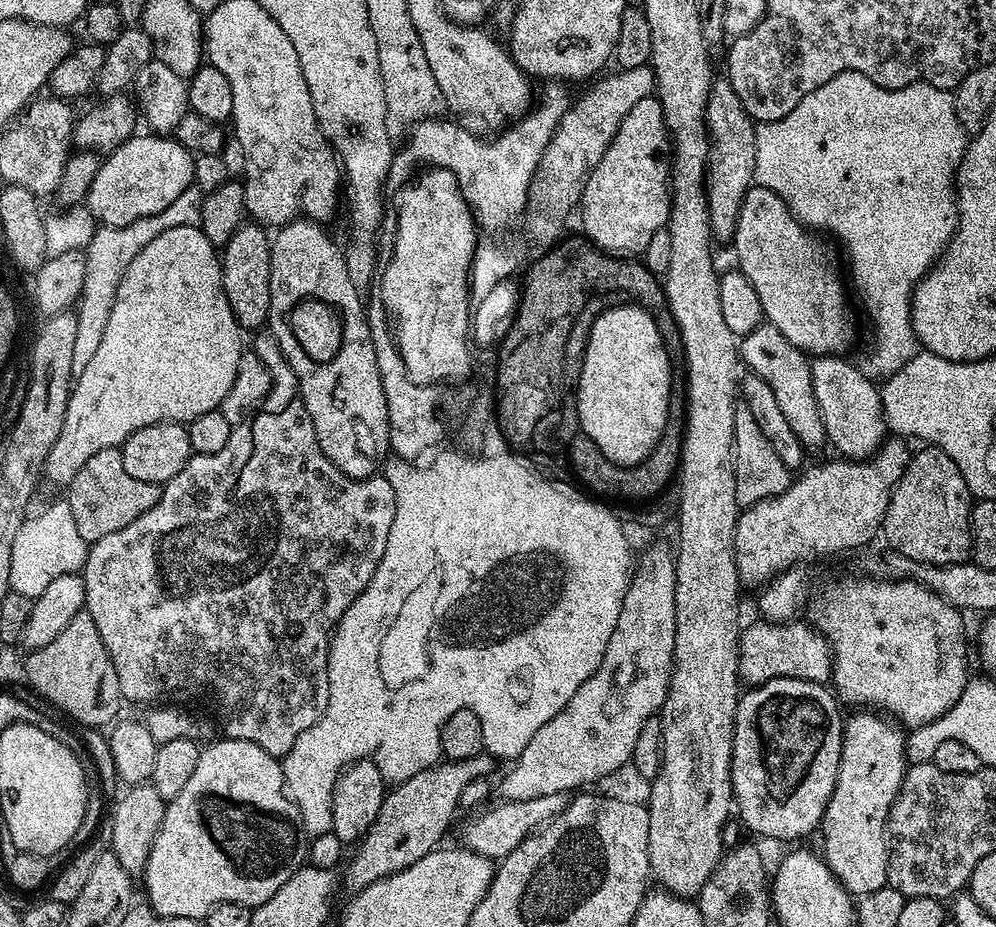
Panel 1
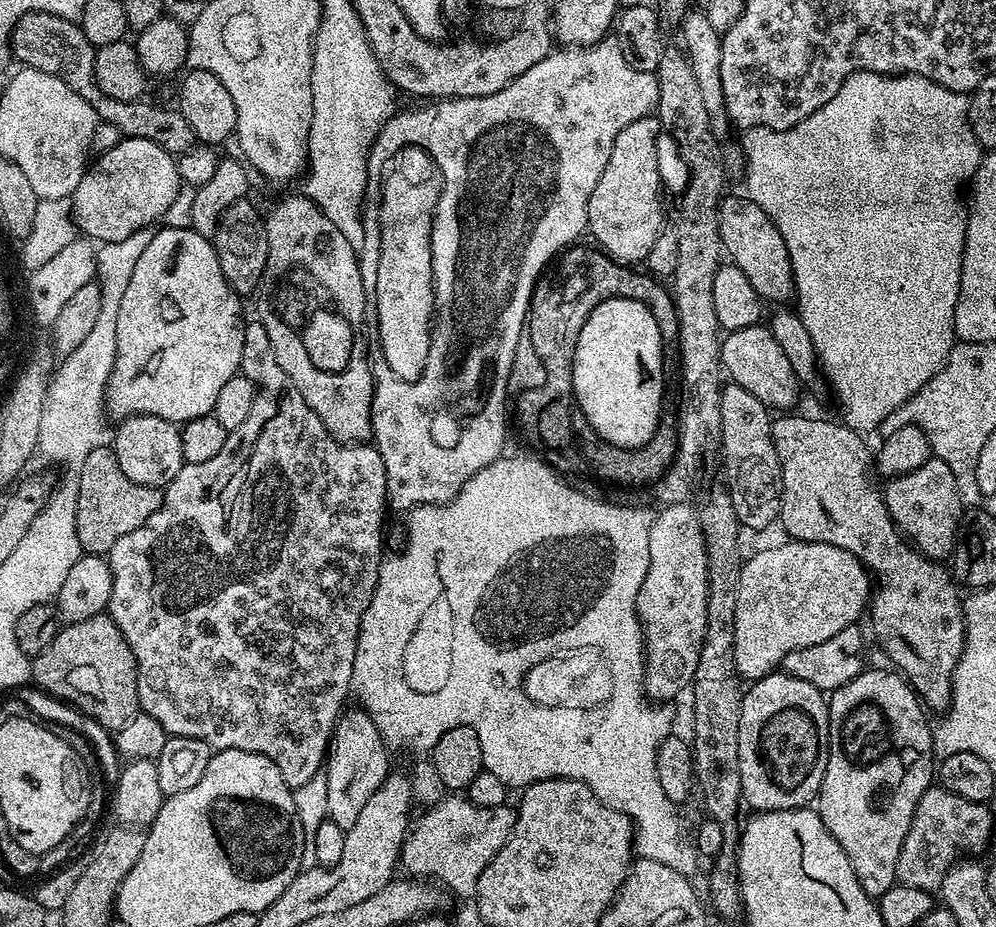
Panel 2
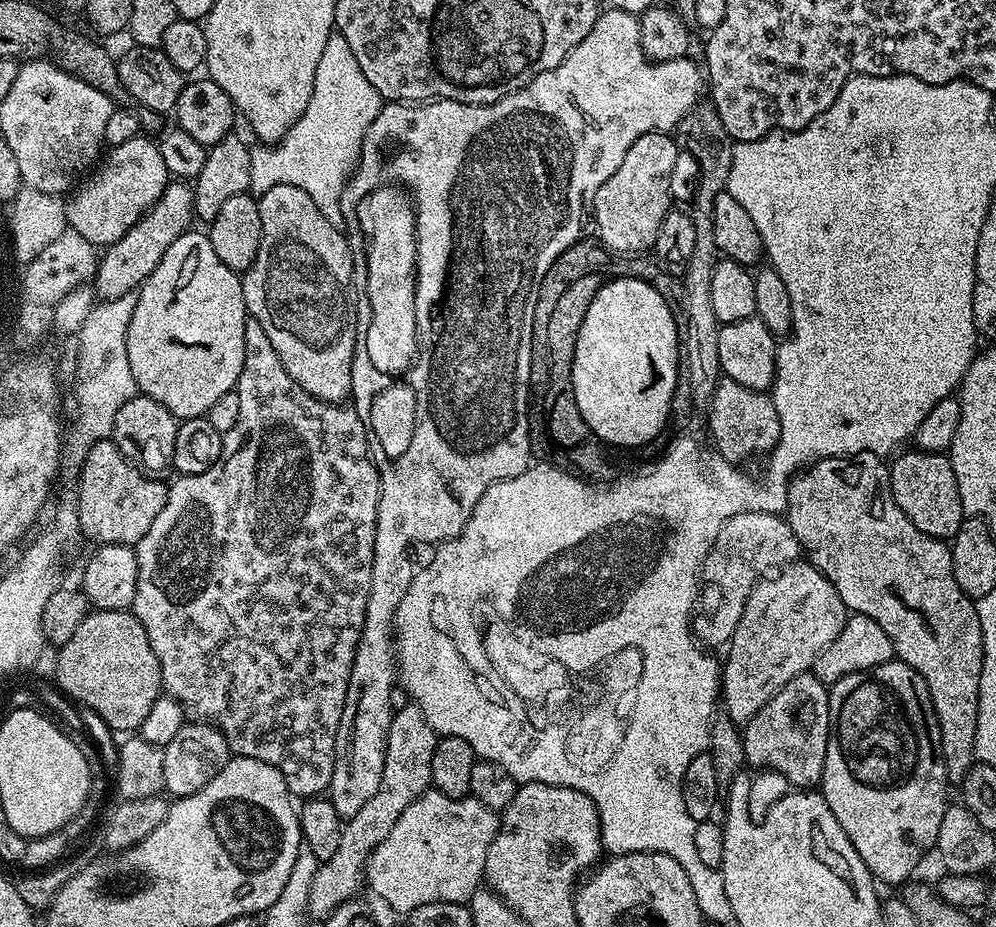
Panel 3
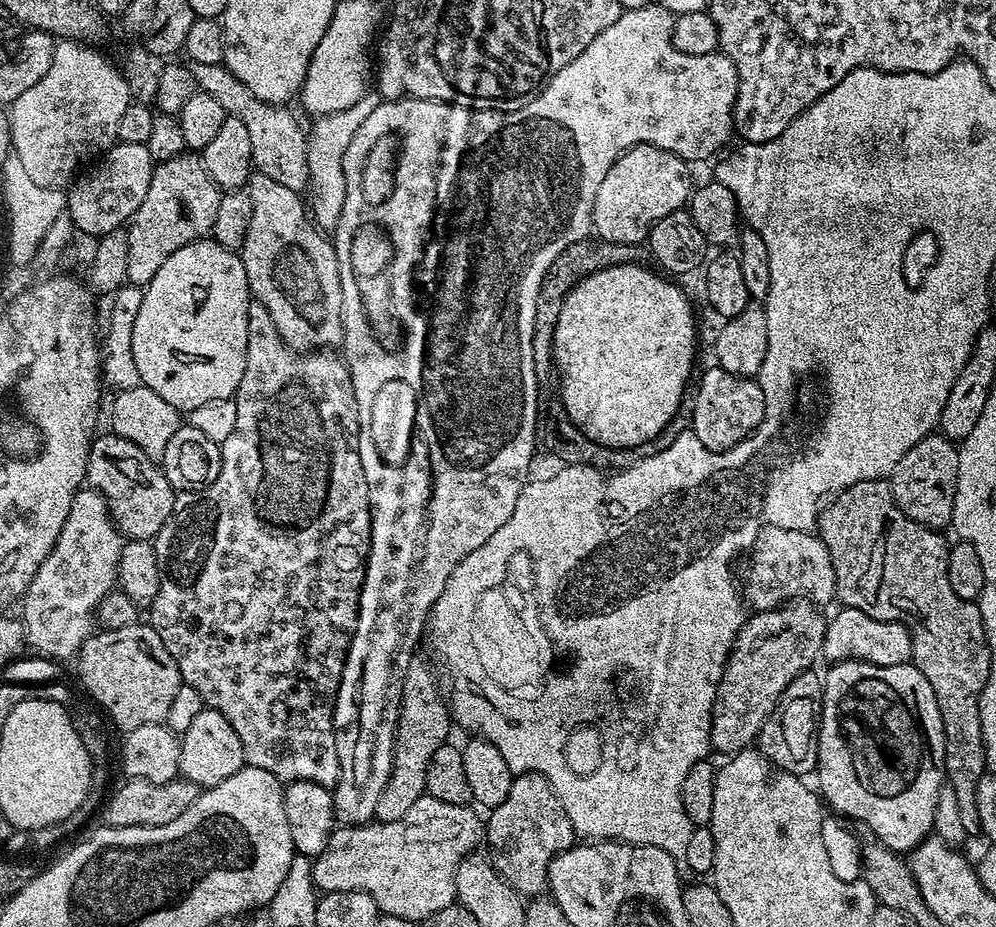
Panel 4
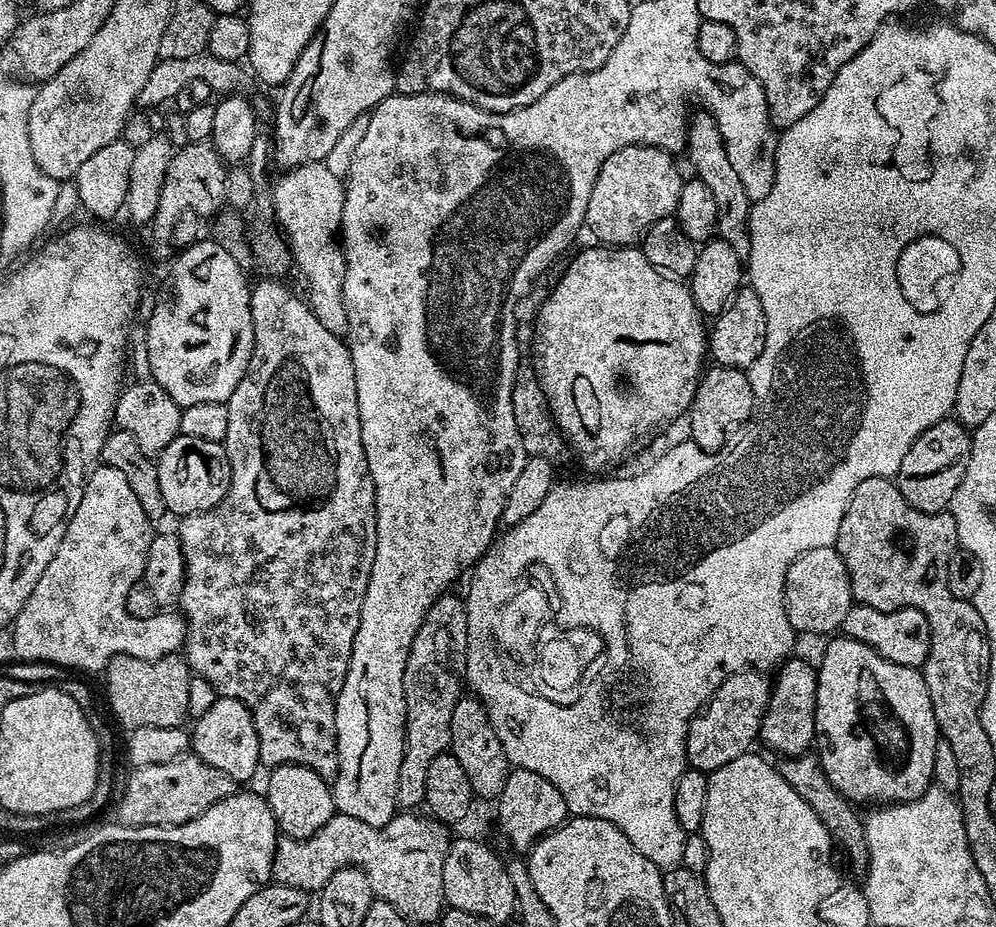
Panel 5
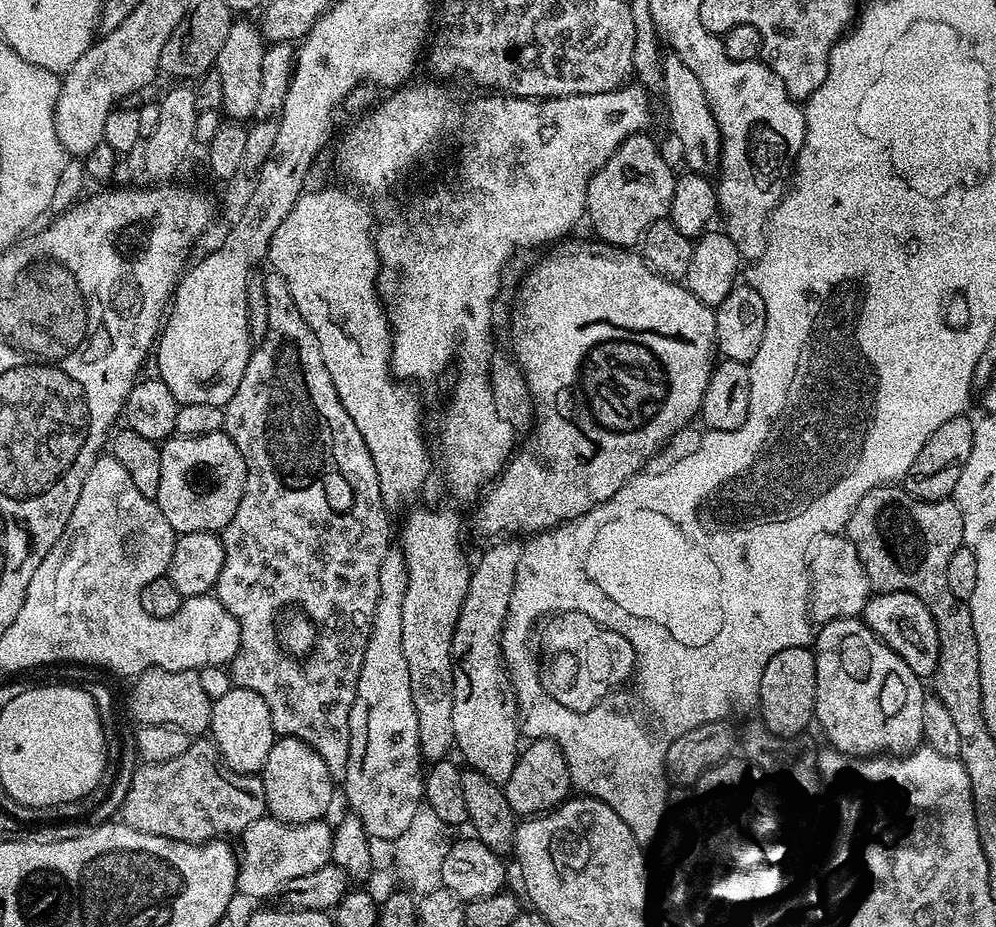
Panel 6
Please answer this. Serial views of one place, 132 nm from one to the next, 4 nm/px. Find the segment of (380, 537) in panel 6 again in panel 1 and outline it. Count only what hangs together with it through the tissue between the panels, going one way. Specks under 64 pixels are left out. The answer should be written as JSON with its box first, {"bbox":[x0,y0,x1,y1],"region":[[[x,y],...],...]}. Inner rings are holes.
{"bbox":[82,358,396,758],"region":[[[283,358],[275,359],[267,361],[268,369],[272,375],[272,388],[265,400],[260,403],[260,409],[246,422],[233,427],[230,442],[226,442],[226,446],[222,446],[222,450],[218,450],[218,454],[192,455],[186,462],[186,466],[182,466],[182,470],[178,470],[178,474],[174,474],[174,478],[163,485],[160,500],[153,508],[146,510],[146,514],[142,514],[142,518],[134,518],[134,522],[130,522],[130,526],[122,526],[122,530],[114,530],[114,534],[106,534],[106,538],[95,541],[89,547],[82,575],[86,586],[85,609],[90,614],[90,618],[94,618],[94,626],[98,626],[98,634],[102,634],[102,642],[106,646],[106,650],[114,662],[114,670],[118,674],[120,695],[125,701],[133,700],[136,704],[156,706],[163,701],[160,700],[163,696],[209,696],[218,707],[224,708],[223,735],[227,739],[254,742],[258,746],[262,746],[262,750],[266,750],[271,756],[282,758],[294,746],[296,737],[301,736],[310,726],[314,726],[314,722],[318,722],[318,718],[322,718],[322,714],[326,710],[326,702],[330,694],[328,643],[332,641],[332,630],[342,618],[342,614],[346,614],[350,602],[354,602],[354,598],[358,598],[358,594],[362,594],[362,590],[366,590],[370,578],[374,578],[374,570],[378,570],[378,562],[382,562],[382,554],[386,550],[386,538],[390,538],[390,525],[394,523],[396,491],[394,486],[390,486],[390,482],[382,474],[367,476],[365,480],[356,480],[352,476],[342,474],[342,470],[338,470],[338,466],[334,466],[334,462],[330,462],[330,458],[326,458],[326,454],[322,454],[322,446],[318,446],[314,434],[314,422],[310,422],[310,414],[302,402],[300,379],[292,373],[292,368],[287,360]]]}

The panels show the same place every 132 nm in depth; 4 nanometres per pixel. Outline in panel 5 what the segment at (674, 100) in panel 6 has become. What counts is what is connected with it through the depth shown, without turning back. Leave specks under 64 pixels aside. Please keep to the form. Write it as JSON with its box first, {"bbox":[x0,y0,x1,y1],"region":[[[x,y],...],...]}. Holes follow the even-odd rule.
{"bbox":[686,110,753,258],"region":[[[696,110],[689,115],[687,121],[686,157],[692,163],[695,179],[706,182],[710,186],[710,195],[714,197],[714,206],[718,209],[718,226],[716,236],[734,249],[734,254],[747,258],[750,254],[750,230],[748,219],[752,213],[753,201],[746,194],[746,186],[742,186],[742,178],[734,170],[730,162],[730,154],[726,154],[726,146],[722,142],[722,134],[718,124],[709,112]]]}

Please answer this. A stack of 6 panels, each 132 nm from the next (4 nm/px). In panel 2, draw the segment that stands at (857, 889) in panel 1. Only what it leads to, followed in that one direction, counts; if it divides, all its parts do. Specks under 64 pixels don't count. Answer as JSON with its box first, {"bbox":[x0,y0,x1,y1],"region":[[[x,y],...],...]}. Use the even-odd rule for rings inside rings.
{"bbox":[818,668,934,898],"region":[[[871,668],[859,672],[853,680],[846,682],[846,686],[836,689],[827,697],[828,721],[830,722],[828,761],[826,762],[826,774],[822,778],[820,787],[818,811],[826,830],[830,830],[830,834],[838,842],[838,846],[842,846],[842,850],[846,850],[846,858],[850,858],[850,866],[854,866],[854,874],[858,878],[862,890],[866,890],[868,896],[878,898],[882,894],[886,894],[886,890],[890,890],[893,884],[897,883],[898,854],[902,850],[902,844],[906,842],[906,834],[910,830],[910,822],[914,818],[914,812],[922,794],[926,794],[926,790],[933,787],[934,784],[934,753],[932,751],[933,725],[928,724],[927,718],[924,717],[926,709],[920,697],[916,695],[916,689],[899,671],[887,672],[884,668]]]}

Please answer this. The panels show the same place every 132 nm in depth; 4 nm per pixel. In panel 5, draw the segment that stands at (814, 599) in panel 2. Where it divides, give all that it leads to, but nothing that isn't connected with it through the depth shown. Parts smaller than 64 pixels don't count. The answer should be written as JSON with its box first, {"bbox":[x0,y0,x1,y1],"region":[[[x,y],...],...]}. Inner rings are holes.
{"bbox":[686,670,772,774],"region":[[[745,670],[721,682],[718,690],[690,722],[686,734],[687,767],[711,774],[726,766],[726,762],[734,762],[734,758],[753,747],[752,743],[757,743],[762,718],[772,696],[769,677],[767,680],[764,676],[767,675],[760,670]]]}

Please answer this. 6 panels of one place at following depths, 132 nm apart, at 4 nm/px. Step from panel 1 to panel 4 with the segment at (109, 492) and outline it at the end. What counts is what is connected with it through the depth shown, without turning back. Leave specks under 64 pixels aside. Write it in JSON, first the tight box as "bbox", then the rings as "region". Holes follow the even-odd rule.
{"bbox":[86,430,177,541],"region":[[[108,430],[106,434],[97,435],[92,441],[92,448],[88,451],[88,465],[86,466],[87,487],[99,492],[106,502],[108,512],[112,516],[112,523],[119,530],[121,537],[128,540],[147,540],[151,541],[166,526],[170,514],[174,510],[174,502],[177,493],[170,486],[166,478],[163,467],[157,461],[152,460],[134,442],[116,435],[115,432]]]}

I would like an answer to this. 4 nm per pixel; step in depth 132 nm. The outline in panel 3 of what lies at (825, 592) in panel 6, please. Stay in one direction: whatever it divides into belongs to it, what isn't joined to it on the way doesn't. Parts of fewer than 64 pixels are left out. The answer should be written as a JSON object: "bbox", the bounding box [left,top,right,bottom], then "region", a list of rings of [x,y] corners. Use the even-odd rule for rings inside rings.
{"bbox":[690,512,801,649],"region":[[[743,512],[727,520],[718,530],[712,548],[704,556],[698,611],[692,617],[690,629],[692,635],[705,649],[723,649],[738,626],[749,593],[761,577],[799,561],[801,556],[798,538],[783,515],[775,512]]]}

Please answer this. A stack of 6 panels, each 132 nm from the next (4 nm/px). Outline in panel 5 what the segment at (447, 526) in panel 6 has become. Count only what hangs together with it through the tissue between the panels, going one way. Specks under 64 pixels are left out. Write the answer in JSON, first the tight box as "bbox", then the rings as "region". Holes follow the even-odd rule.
{"bbox":[397,594,468,810],"region":[[[445,594],[439,596],[430,606],[418,634],[414,634],[414,642],[410,646],[410,654],[406,658],[406,674],[404,675],[404,697],[406,698],[406,738],[402,754],[402,770],[398,770],[397,805],[404,810],[412,810],[415,804],[424,804],[426,794],[426,773],[430,770],[430,762],[438,754],[449,751],[450,717],[454,715],[454,706],[462,695],[462,665],[468,658],[468,627],[466,626],[466,610],[461,597]]]}

